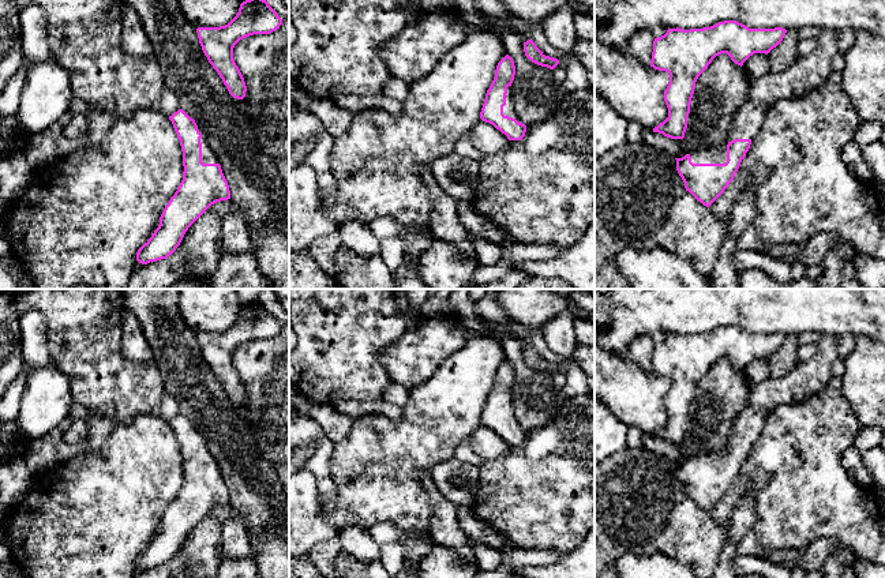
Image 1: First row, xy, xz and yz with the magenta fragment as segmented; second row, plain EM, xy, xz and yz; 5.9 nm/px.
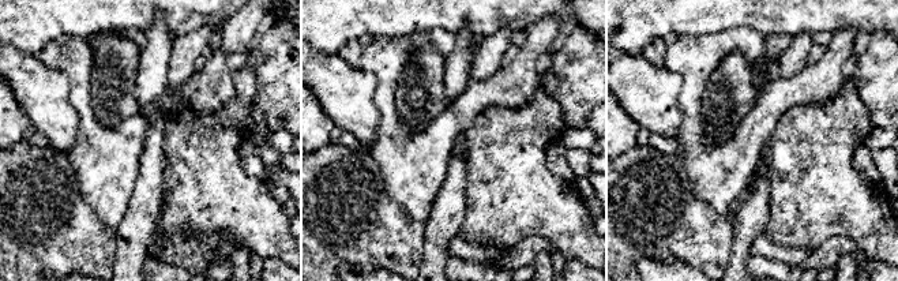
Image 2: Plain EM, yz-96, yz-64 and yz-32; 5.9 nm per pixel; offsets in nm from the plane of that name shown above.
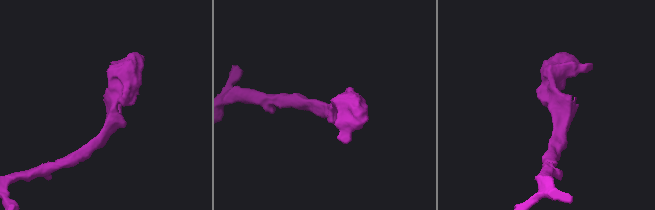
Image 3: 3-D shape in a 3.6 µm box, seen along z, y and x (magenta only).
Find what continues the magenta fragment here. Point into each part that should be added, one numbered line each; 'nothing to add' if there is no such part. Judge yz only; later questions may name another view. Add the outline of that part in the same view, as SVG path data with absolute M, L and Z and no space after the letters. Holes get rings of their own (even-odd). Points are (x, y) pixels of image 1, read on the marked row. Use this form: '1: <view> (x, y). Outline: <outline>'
1: yz (806, 74). Outline: M824 29L813 53L798 59L781 72L769 72L750 82L746 102L735 112L723 144L701 147L690 153L693 164L725 164L727 144L735 139L753 139L758 134L772 105L781 98L805 95L824 85L832 74L830 63L837 56L836 34L839 30Z

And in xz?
1: xz (509, 109). Outline: M511 86L507 87L506 105L503 106L503 115L515 119L520 123L518 116L514 109Z

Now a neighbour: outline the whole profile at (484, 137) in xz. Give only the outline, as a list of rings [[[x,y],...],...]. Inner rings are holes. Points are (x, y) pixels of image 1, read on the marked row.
[[[483,120],[477,121],[469,131],[469,140],[475,149],[485,155],[496,154],[509,144],[509,139],[505,134]]]

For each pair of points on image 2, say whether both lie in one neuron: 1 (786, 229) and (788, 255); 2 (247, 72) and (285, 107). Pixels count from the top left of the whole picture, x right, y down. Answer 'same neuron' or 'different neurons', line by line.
1: different neurons
2: different neurons

